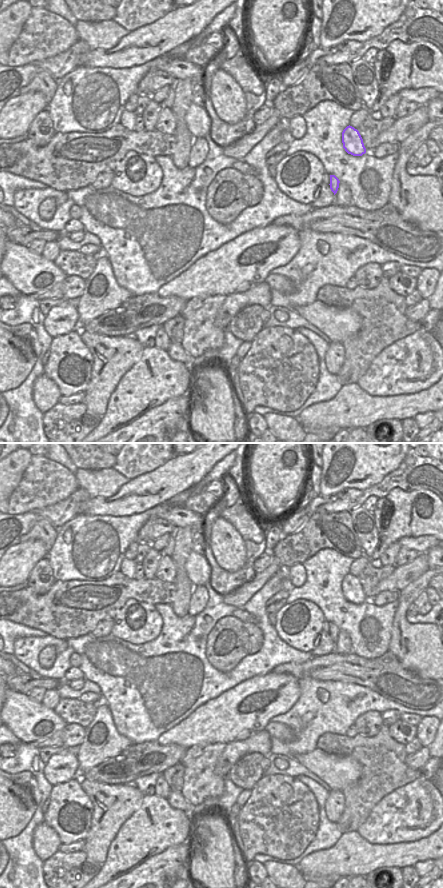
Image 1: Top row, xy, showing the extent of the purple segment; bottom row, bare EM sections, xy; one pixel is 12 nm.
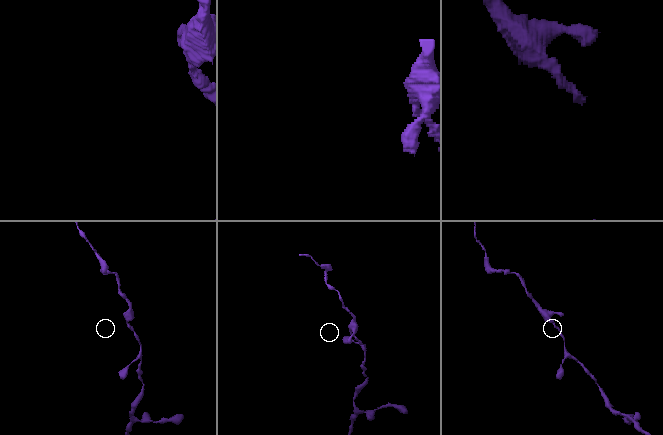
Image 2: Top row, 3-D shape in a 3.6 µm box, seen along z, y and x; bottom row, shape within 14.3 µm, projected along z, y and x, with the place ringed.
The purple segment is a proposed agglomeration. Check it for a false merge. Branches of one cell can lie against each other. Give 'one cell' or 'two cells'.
one cell

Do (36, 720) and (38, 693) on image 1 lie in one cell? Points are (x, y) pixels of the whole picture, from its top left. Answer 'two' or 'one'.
two

